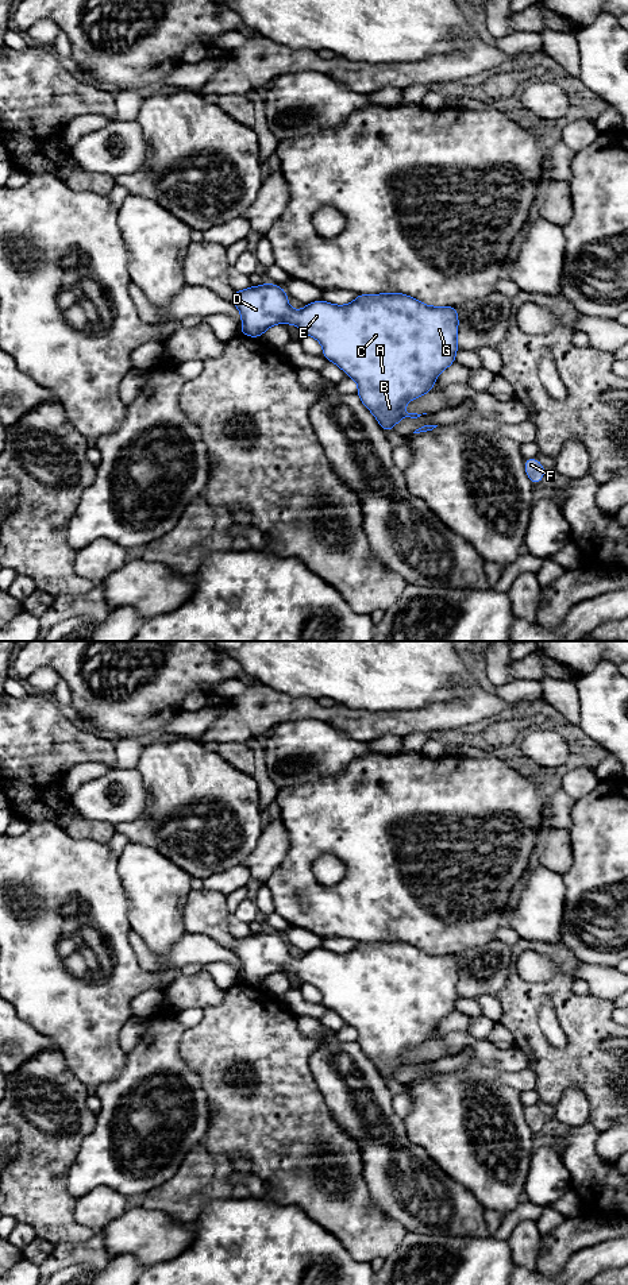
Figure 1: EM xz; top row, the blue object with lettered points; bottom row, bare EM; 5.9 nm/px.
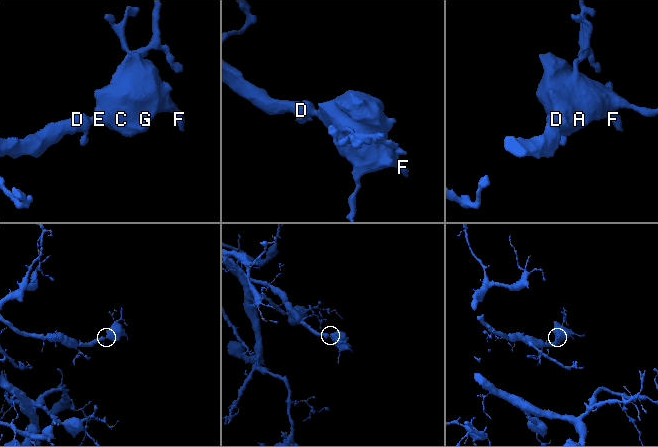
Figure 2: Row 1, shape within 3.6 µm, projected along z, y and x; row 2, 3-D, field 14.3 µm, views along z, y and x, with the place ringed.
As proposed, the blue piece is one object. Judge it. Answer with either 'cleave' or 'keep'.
keep

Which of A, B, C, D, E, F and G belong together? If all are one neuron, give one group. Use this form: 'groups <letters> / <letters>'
groups A B C D E F G

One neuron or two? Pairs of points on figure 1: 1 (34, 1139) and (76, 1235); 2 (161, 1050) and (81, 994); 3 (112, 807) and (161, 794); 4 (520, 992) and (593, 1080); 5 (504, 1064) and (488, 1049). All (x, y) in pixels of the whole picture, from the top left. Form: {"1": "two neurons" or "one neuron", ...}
{"1": "one neuron", "2": "two neurons", "3": "two neurons", "4": "one neuron", "5": "one neuron"}

